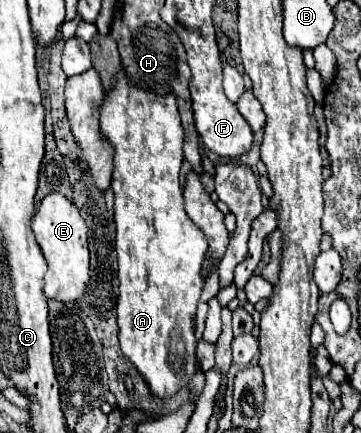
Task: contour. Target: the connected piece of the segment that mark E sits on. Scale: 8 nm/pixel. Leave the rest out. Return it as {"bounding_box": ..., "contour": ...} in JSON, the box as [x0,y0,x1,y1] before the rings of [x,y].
{"bounding_box":[31,193,89,301],"contour":[[[49,193],[37,207],[31,221],[35,239],[47,259],[49,271],[45,275],[45,295],[55,301],[77,301],[83,297],[89,285],[89,247],[87,225],[79,215],[79,209],[61,193]]]}

